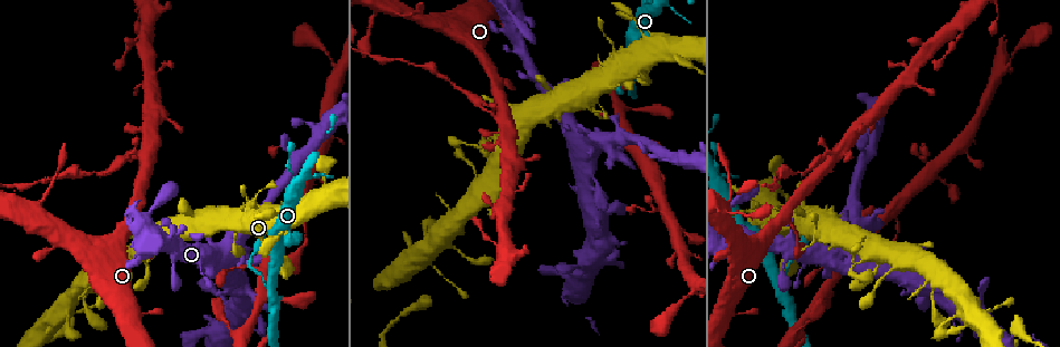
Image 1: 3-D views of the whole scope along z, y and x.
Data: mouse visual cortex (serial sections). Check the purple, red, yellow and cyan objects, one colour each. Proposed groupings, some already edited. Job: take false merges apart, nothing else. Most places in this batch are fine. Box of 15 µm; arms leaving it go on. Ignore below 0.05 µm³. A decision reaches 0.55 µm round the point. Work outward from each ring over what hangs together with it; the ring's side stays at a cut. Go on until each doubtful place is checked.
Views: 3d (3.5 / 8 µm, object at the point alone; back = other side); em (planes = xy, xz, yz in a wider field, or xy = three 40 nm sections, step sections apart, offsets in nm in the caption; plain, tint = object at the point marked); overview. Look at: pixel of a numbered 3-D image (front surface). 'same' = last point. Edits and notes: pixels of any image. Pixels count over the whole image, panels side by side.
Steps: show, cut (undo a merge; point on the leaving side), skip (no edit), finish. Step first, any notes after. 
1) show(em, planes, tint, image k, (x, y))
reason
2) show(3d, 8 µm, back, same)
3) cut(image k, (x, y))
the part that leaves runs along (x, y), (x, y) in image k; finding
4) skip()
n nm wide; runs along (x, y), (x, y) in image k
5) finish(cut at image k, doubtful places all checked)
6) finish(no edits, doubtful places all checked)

show(3d, 8 µm, back, image 1, (814, 242))
sharp bend

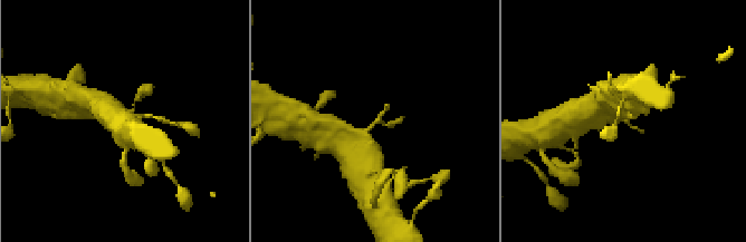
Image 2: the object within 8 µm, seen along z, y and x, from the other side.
show(em, xy, step 5, tint, image 2, (376, 122))

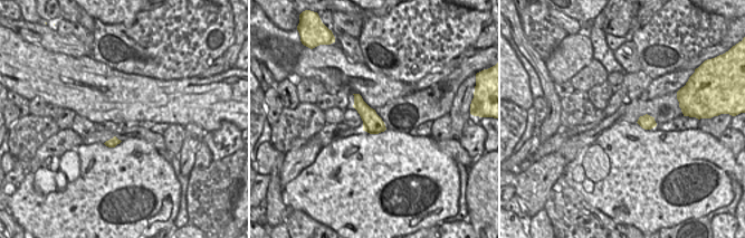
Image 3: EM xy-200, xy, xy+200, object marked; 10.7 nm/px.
skip()
runs along (352, 139), (378, 122), (392, 123) in image 2; all the same cell

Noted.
show(3d, 3.5 µm, image 1, (43, 200))
thick turns thin

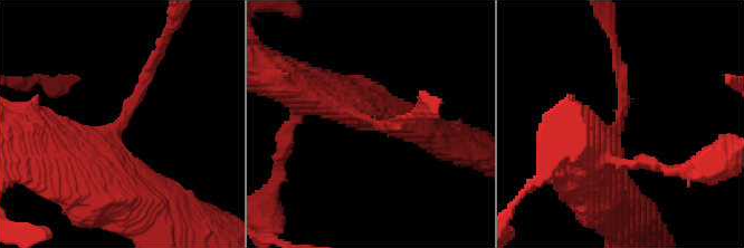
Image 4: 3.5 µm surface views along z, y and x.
show(em, xy, step 2, tint, image 4, (619, 126))
arms of 150, 600 nm; shape alone is not enough

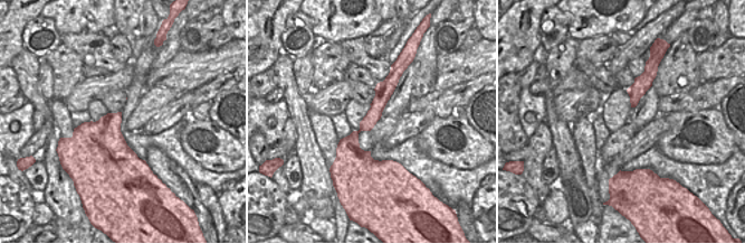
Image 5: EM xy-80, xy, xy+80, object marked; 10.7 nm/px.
skip()
runs along (121, 190), (103, 139), (151, 63) in image 4; continuous, no second cell

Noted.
show(3d, 3.5 µm, back, image 1, (127, 152))
narrows sharply

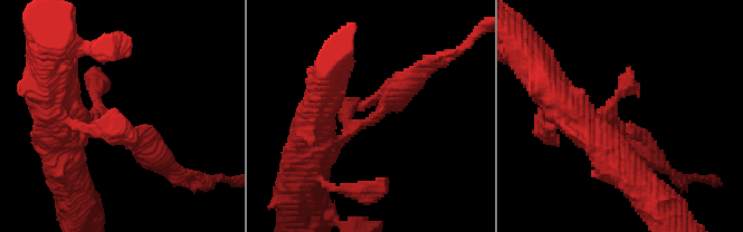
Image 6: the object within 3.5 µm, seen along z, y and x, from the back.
cut(image 6, (384, 107))
the part that leaves runs along (364, 122), (439, 61) in image 6; two cells meet here

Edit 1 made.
finish(cut at image 6, doubtful places all checked)

